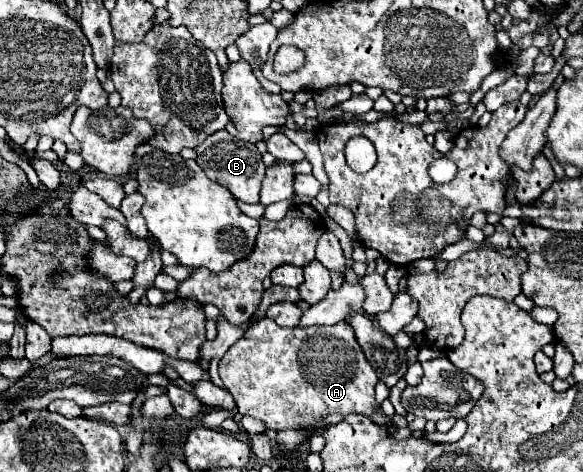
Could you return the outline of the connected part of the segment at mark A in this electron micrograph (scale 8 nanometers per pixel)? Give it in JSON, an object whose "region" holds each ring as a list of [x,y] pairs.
{"region":[[[264,317],[256,323],[256,335],[246,333],[218,363],[220,379],[226,389],[232,393],[238,405],[238,415],[250,415],[268,423],[268,429],[296,429],[310,427],[320,429],[334,423],[340,423],[350,413],[362,413],[374,423],[386,427],[388,419],[378,411],[374,401],[374,387],[378,383],[376,371],[368,363],[362,349],[356,343],[352,327],[342,321],[328,327],[278,327],[270,317]]]}

